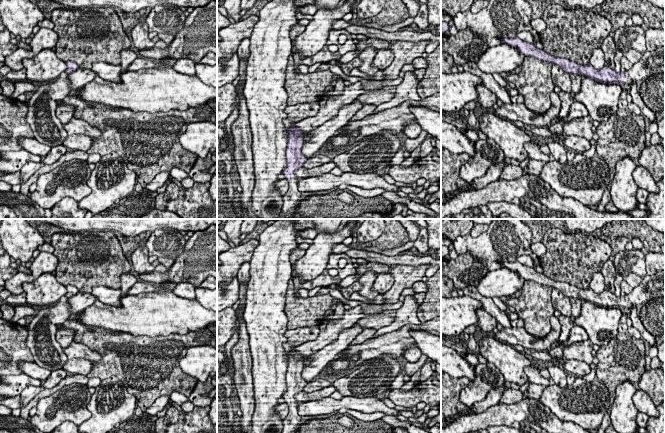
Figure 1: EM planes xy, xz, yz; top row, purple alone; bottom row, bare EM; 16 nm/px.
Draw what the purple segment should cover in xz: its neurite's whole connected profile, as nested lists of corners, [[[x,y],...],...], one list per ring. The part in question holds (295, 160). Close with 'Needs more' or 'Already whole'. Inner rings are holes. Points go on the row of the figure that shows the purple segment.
[[[293,123],[289,128],[289,137],[286,148],[286,167],[282,174],[285,175],[289,183],[287,192],[282,196],[284,217],[291,217],[295,213],[296,207],[303,200],[301,192],[298,190],[298,181],[295,171],[303,167],[307,158],[301,154],[301,148],[304,144],[303,135],[298,127]]]. Needs more

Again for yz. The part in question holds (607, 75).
[[[503,38],[504,43],[517,47],[525,56],[533,56],[542,61],[558,65],[567,73],[584,75],[600,83],[607,84],[632,84],[639,80],[645,80],[651,75],[665,72],[665,45],[654,51],[646,51],[642,58],[633,67],[625,72],[617,73],[614,69],[604,66],[602,69],[595,69],[591,64],[581,65],[565,58],[554,57],[544,50],[536,47],[535,43],[527,43],[520,38]]]. Needs more

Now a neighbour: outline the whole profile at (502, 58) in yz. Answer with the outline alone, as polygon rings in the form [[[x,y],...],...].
[[[503,43],[490,47],[479,59],[478,68],[486,74],[505,73],[523,64],[525,55],[515,47]]]

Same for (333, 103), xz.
[[[361,82],[352,83],[350,86],[345,86],[340,95],[332,95],[326,98],[326,103],[320,107],[318,113],[313,117],[305,118],[294,124],[304,134],[309,133],[318,126],[321,126],[334,116],[337,116],[339,110],[344,105],[350,104],[359,95],[371,91],[365,90]]]

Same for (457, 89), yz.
[[[466,71],[441,73],[441,111],[457,113],[468,102],[477,100],[478,85],[484,85],[482,79]]]

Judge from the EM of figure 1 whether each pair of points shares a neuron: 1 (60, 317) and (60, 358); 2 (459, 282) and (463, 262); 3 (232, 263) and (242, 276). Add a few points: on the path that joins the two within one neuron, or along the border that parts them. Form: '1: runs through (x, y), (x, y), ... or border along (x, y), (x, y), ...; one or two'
1: runs through (50, 327), (50, 348); one
2: runs through (462, 277), (463, 267); one
3: border along (248, 261), (241, 265), (236, 275); two

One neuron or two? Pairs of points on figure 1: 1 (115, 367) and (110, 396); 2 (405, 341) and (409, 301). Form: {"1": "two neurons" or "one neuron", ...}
{"1": "two neurons", "2": "two neurons"}

